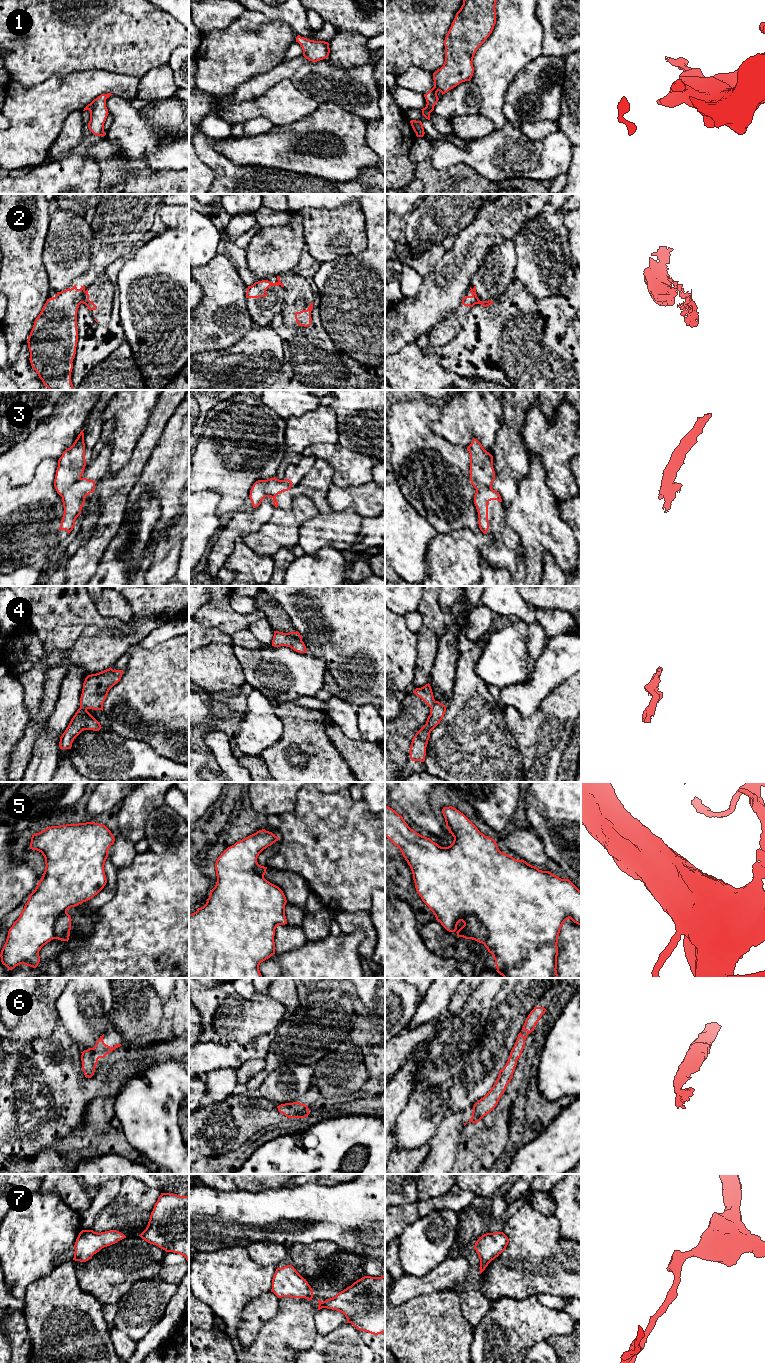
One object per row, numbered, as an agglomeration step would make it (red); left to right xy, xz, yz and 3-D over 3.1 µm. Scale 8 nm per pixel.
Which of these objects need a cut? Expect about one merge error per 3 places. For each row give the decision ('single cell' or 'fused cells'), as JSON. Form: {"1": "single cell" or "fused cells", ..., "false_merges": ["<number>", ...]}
{"1": "single cell", "2": "fused cells", "3": "single cell", "4": "fused cells", "5": "fused cells", "6": "single cell", "7": "single cell", "false_merges": ["2", "4", "5"]}

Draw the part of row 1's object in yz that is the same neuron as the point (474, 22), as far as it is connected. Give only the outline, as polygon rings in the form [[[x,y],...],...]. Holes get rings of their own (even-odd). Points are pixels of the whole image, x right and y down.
[[[463,0],[463,5],[456,13],[452,25],[445,37],[445,61],[443,66],[433,73],[434,87],[424,94],[426,107],[421,109],[422,115],[430,120],[430,113],[439,98],[437,92],[443,94],[453,89],[462,82],[470,81],[473,73],[473,58],[477,49],[485,42],[492,33],[496,24],[496,5],[497,0]]]

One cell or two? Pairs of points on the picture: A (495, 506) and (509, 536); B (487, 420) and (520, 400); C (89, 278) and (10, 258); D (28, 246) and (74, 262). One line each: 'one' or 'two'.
A: one
B: two
C: two
D: two

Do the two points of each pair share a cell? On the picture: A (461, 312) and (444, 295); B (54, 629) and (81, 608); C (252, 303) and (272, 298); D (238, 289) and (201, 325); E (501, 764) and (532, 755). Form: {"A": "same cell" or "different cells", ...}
{"A": "different cells", "B": "same cell", "C": "same cell", "D": "same cell", "E": "different cells"}

